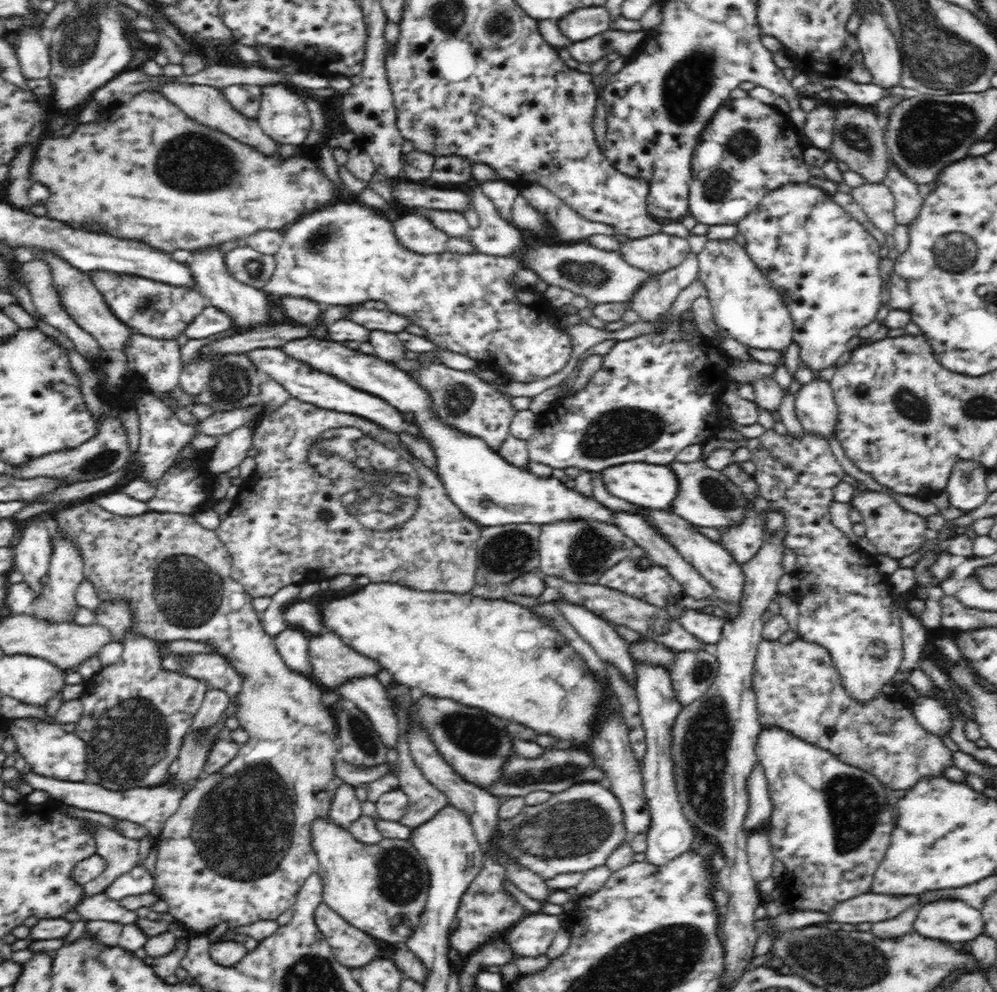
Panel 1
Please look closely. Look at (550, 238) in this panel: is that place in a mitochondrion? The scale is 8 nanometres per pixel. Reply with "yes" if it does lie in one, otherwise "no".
no

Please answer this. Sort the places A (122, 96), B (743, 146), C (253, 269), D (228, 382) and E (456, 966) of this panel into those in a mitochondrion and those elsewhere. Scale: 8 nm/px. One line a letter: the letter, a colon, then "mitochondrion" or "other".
A: other
B: mitochondrion
C: mitochondrion
D: mitochondrion
E: other

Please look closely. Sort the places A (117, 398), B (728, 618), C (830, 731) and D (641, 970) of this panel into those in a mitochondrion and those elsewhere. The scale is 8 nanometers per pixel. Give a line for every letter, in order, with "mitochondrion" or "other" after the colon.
A: other
B: other
C: other
D: mitochondrion

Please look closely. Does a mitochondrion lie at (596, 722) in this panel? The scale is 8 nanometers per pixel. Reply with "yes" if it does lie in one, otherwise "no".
no

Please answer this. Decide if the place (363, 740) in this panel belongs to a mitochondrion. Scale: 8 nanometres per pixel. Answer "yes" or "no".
yes

